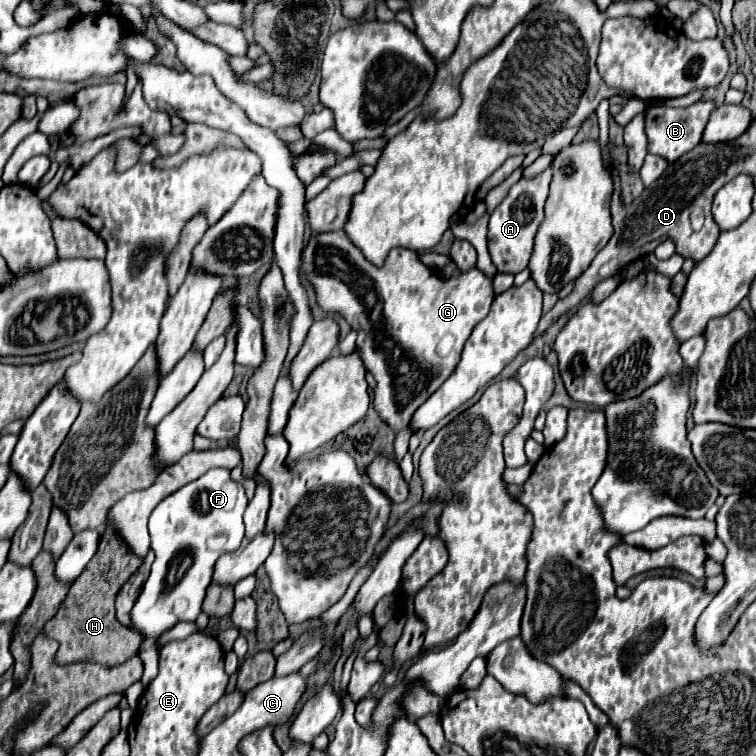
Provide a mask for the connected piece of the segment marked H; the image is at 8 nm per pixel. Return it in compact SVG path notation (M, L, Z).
M105 527L97 555L85 567L85 571L73 581L67 599L61 603L57 615L47 621L45 635L59 643L57 663L73 663L81 659L93 659L107 667L121 665L125 659L131 659L143 641L137 631L123 627L115 617L115 597L121 585L141 567L143 559L127 549L123 539L117 535L115 527Z

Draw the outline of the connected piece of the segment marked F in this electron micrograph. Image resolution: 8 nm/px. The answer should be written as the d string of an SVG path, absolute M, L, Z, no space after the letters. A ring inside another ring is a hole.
M211 469L171 493L153 509L149 517L149 533L155 561L131 611L135 627L145 637L161 635L181 621L195 623L217 559L227 551L235 551L245 535L245 507L245 489L241 483L231 481L229 469Z

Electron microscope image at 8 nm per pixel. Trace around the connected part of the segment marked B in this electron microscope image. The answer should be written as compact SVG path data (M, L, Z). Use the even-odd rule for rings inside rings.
M712 100L697 101L685 109L673 109L673 107L665 107L665 105L663 107L649 107L647 121L645 121L645 133L649 139L647 151L651 155L659 155L659 157L667 159L669 163L677 161L681 155L685 155L687 151L691 151L695 145L701 143L703 129L705 129L713 109L715 109L715 103Z

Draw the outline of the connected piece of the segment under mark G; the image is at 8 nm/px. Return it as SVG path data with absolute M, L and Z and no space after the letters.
M339 231L339 233L313 233L311 239L309 239L309 243L307 243L307 247L305 247L305 251L303 251L301 273L305 273L307 279L313 283L315 293L317 293L317 303L319 303L325 311L341 313L341 315L345 317L345 321L359 333L359 337L357 337L357 349L359 349L363 361L365 361L367 371L369 371L369 373L375 377L375 381L377 381L373 407L375 407L375 411L379 413L379 417L381 417L381 419L395 431L395 435L397 435L397 439L395 439L395 457L393 457L393 459L397 459L397 465L399 465L399 463L403 461L405 453L407 453L407 443L409 443L409 419L411 419L413 411L415 411L421 403L425 403L425 401L449 379L449 375L451 375L451 373L455 371L455 367L459 365L459 361L461 361L461 351L463 351L465 341L469 339L473 327L475 327L481 319L485 319L487 313L489 313L489 309L491 309L491 301L493 301L493 281L491 281L489 277L485 277L479 269L473 269L473 271L469 271L469 273L465 273L465 275L459 275L459 277L453 277L453 279L447 281L447 279L443 279L439 273L435 273L433 269L425 267L425 265L417 259L417 253L411 251L411 249L393 249L393 251L389 251L389 255L387 255L387 259L385 259L385 265L379 269L379 267L375 267L373 263L369 263L369 261L363 257L363 253L351 243L351 239L347 237L345 231Z

